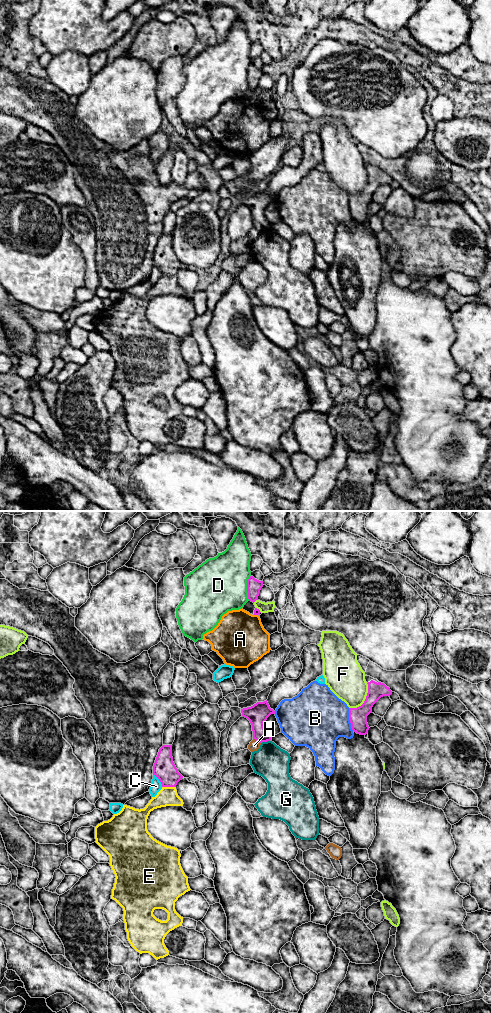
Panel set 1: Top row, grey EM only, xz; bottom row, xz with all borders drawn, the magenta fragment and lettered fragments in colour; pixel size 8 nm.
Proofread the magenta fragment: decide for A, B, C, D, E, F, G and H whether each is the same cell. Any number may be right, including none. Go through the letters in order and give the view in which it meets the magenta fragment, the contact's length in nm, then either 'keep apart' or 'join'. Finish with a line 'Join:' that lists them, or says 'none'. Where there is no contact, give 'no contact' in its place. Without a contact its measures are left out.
A: contact in xz; length 30 nm; keep apart
B: contact in xz; length 190 nm; keep apart
C: contact in xz; length 130 nm; keep apart
D: contact in xz; length 200 nm; keep apart
E: contact in xz; length 100 nm; keep apart
F: contact in xz; length 260 nm; keep apart
G: contact in xz; length 80 nm; keep apart
H: contact in xz; length 80 nm; keep apart
Join: none

